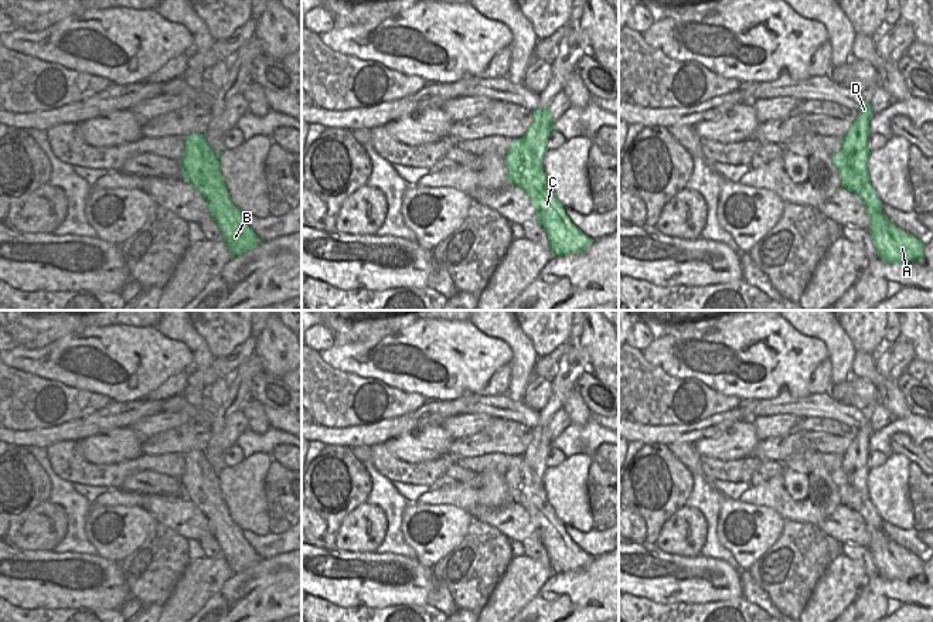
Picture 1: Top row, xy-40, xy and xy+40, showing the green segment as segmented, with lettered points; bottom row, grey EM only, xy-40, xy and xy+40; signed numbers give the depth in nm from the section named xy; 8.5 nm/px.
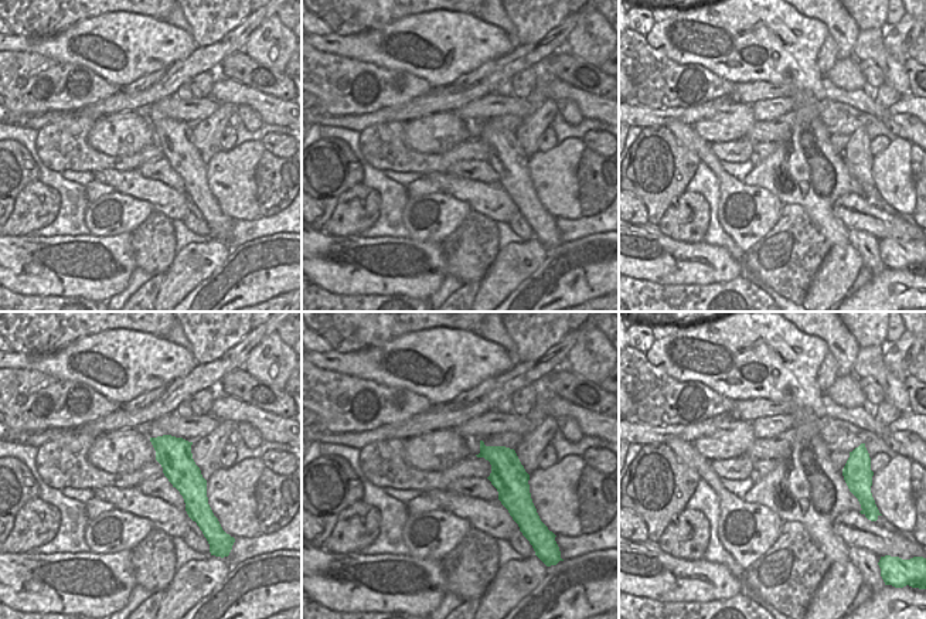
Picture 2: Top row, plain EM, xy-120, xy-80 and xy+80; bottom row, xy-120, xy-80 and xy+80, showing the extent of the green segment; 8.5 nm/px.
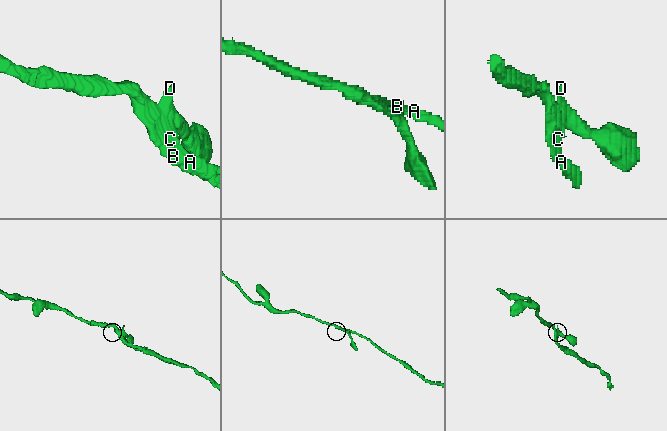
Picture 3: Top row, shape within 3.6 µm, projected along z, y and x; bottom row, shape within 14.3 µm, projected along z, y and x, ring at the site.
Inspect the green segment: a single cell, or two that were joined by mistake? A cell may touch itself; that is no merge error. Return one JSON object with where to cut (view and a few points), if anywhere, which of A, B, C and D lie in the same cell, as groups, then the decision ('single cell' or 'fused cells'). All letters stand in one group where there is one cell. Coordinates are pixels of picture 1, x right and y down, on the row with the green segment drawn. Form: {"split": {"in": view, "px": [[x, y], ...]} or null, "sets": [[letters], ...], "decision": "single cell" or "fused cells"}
{"split": {"in": "xy+40", "px": [[841, 150], [847, 163], [861, 177], [862, 189], [874, 200]]}, "sets": [["A", "B", "C"], ["D"]], "decision": "fused cells"}

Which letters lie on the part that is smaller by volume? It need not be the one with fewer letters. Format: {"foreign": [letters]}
{"foreign": ["D"]}

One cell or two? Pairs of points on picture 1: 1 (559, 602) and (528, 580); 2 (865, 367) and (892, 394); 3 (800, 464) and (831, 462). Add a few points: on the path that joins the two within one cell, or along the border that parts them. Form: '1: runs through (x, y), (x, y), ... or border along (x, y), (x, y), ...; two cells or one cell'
1: border along (554, 573), (523, 607); two cells
2: runs through (872, 374), (885, 387); one cell
3: runs through (807, 458), (824, 459); one cell

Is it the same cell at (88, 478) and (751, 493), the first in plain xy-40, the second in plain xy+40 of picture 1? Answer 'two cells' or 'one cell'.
two cells

